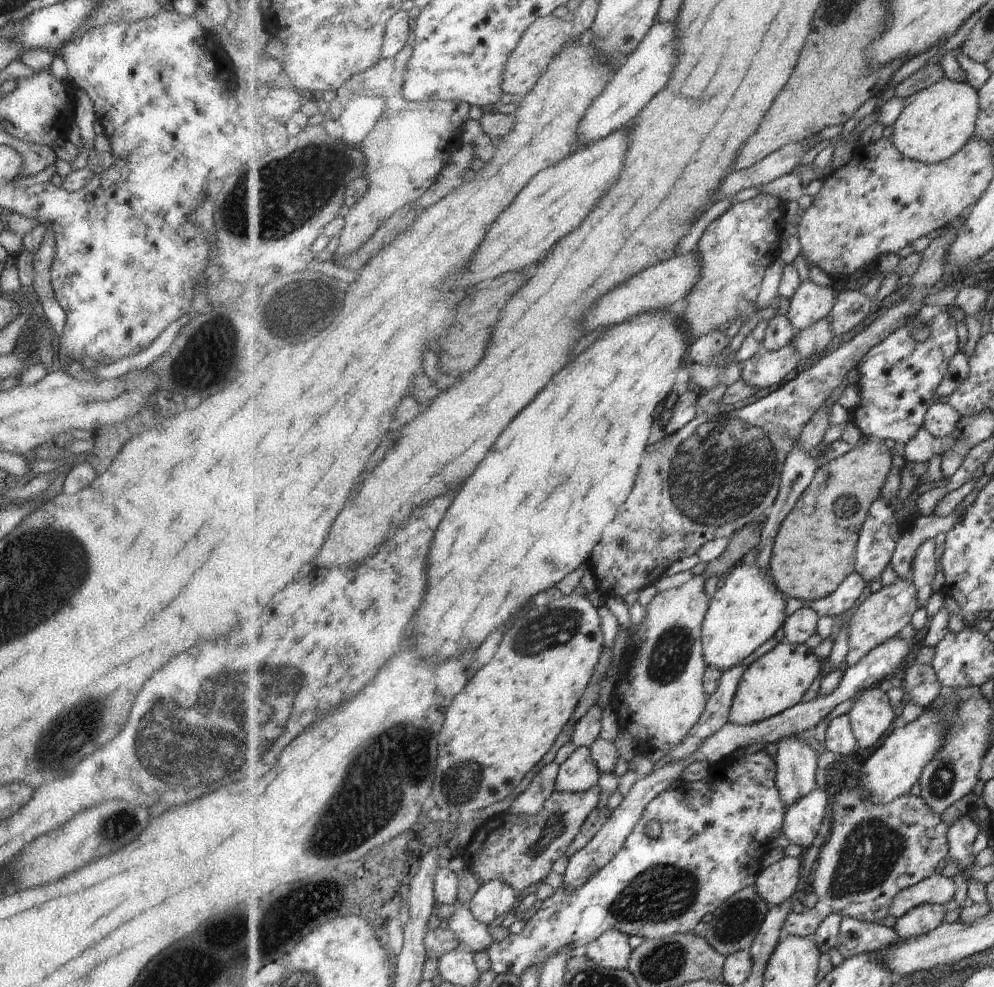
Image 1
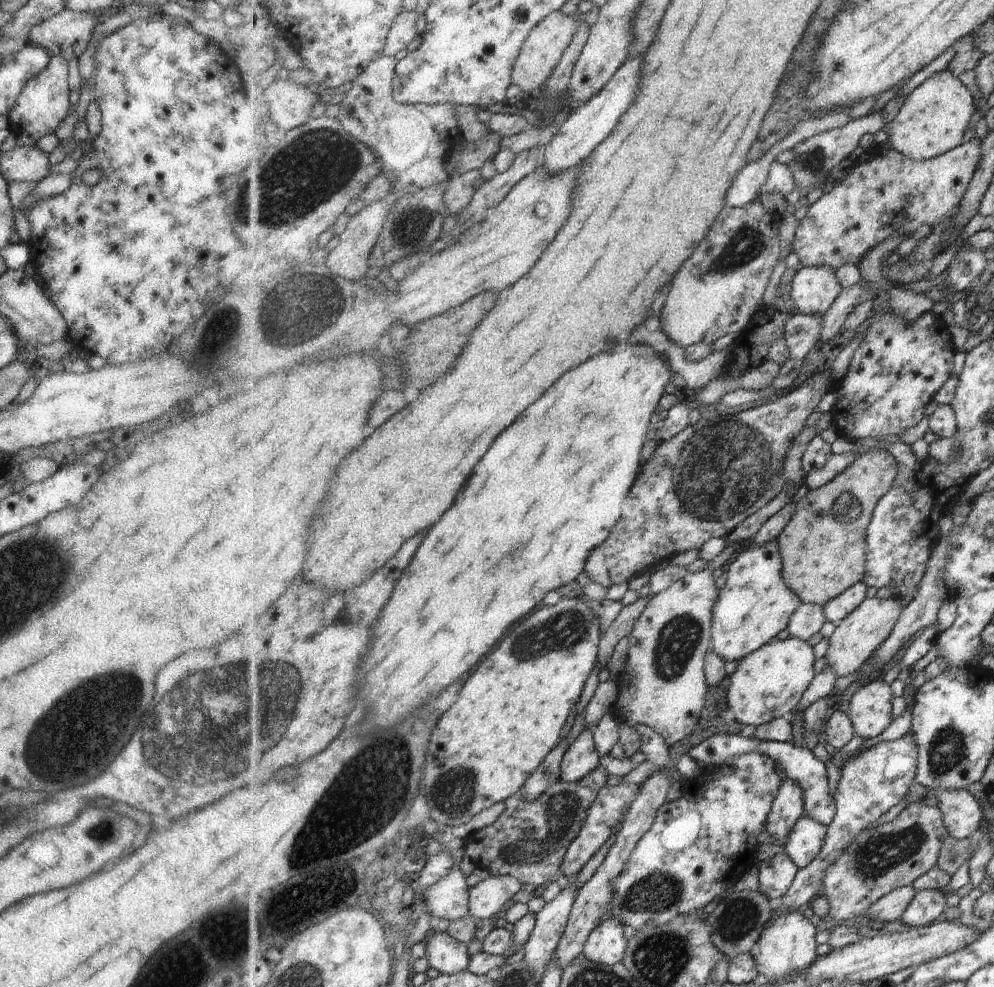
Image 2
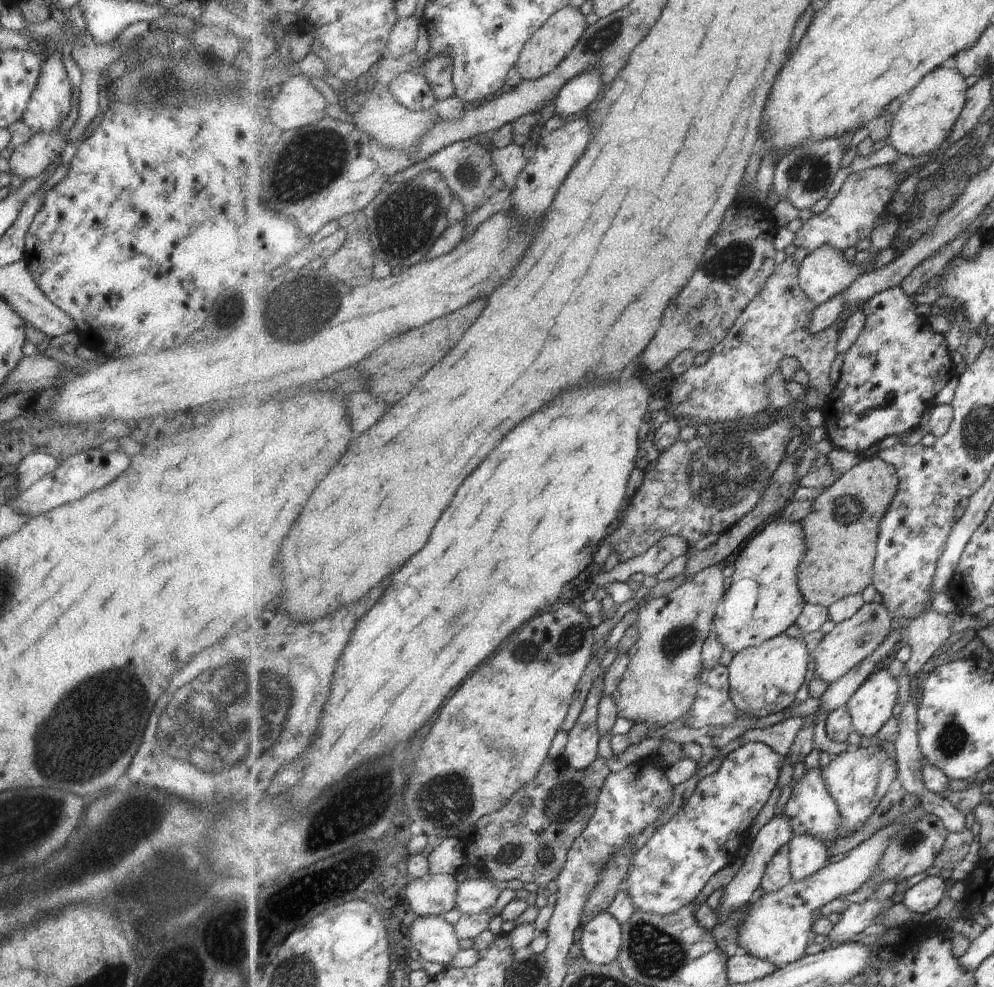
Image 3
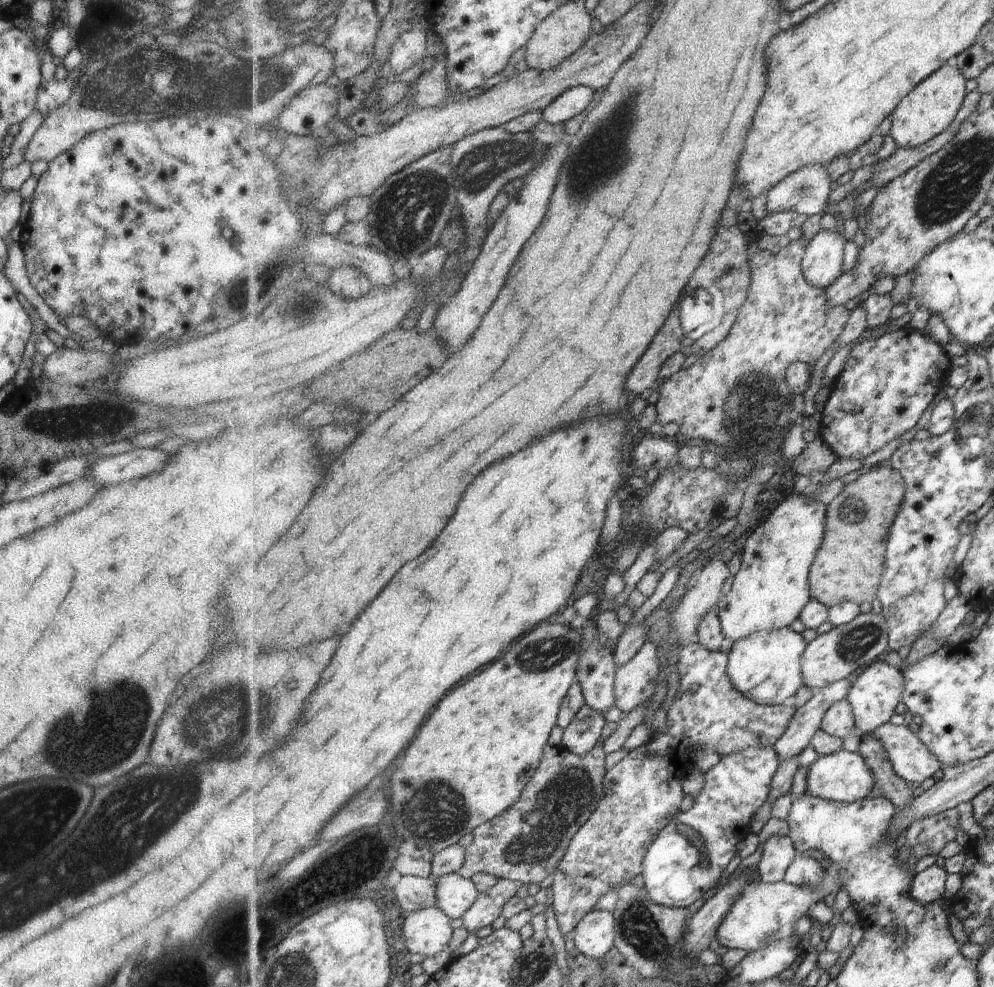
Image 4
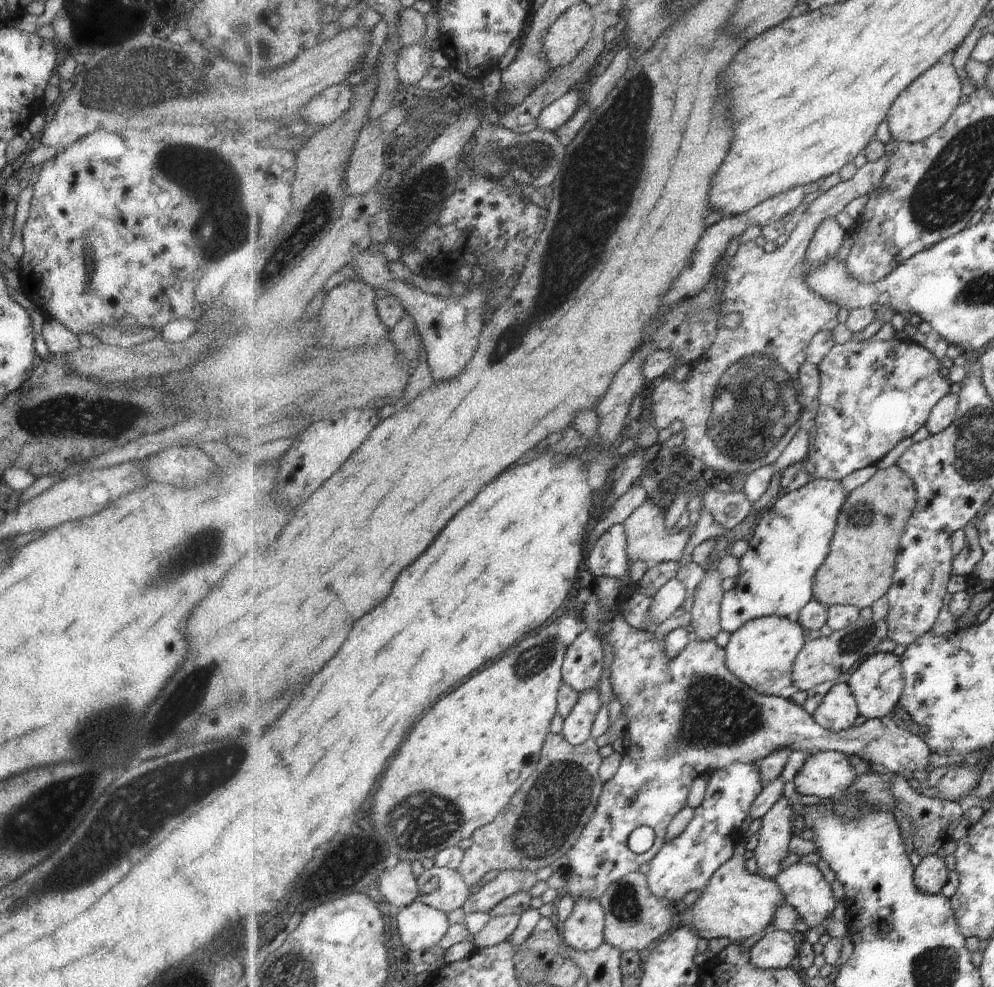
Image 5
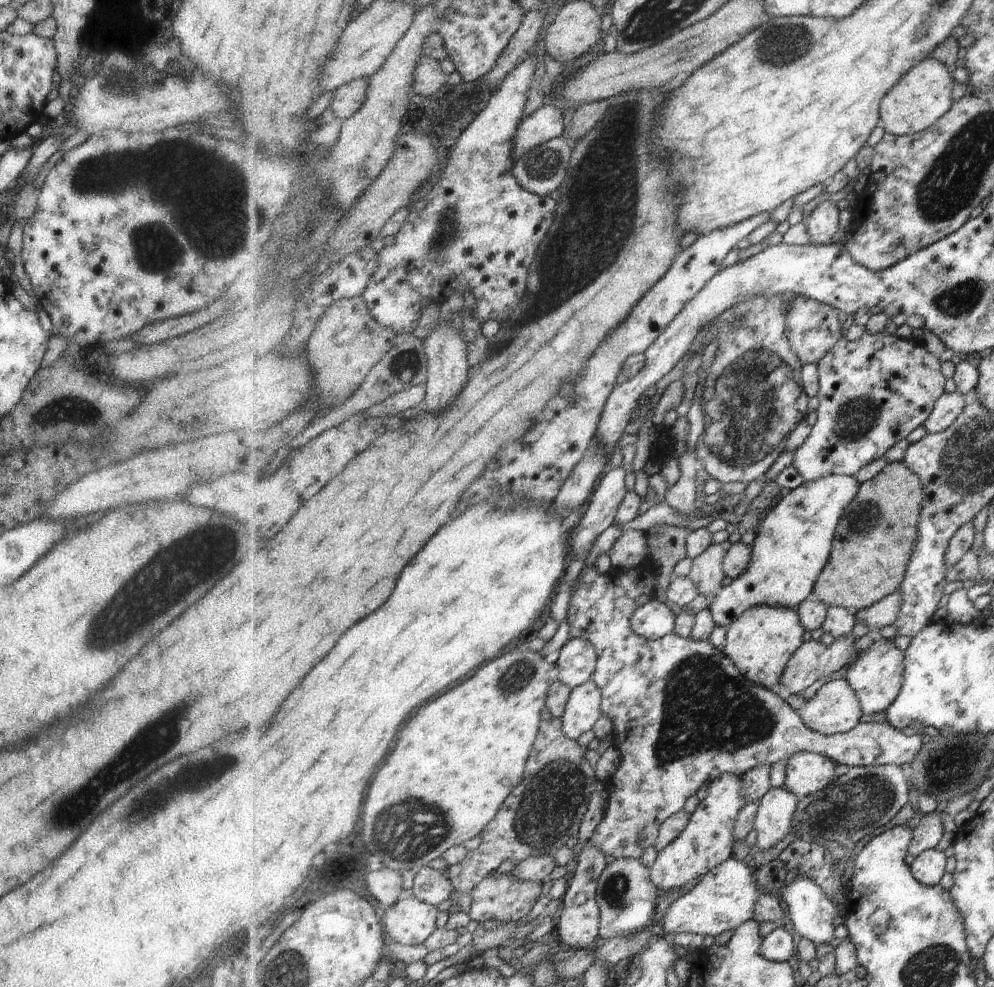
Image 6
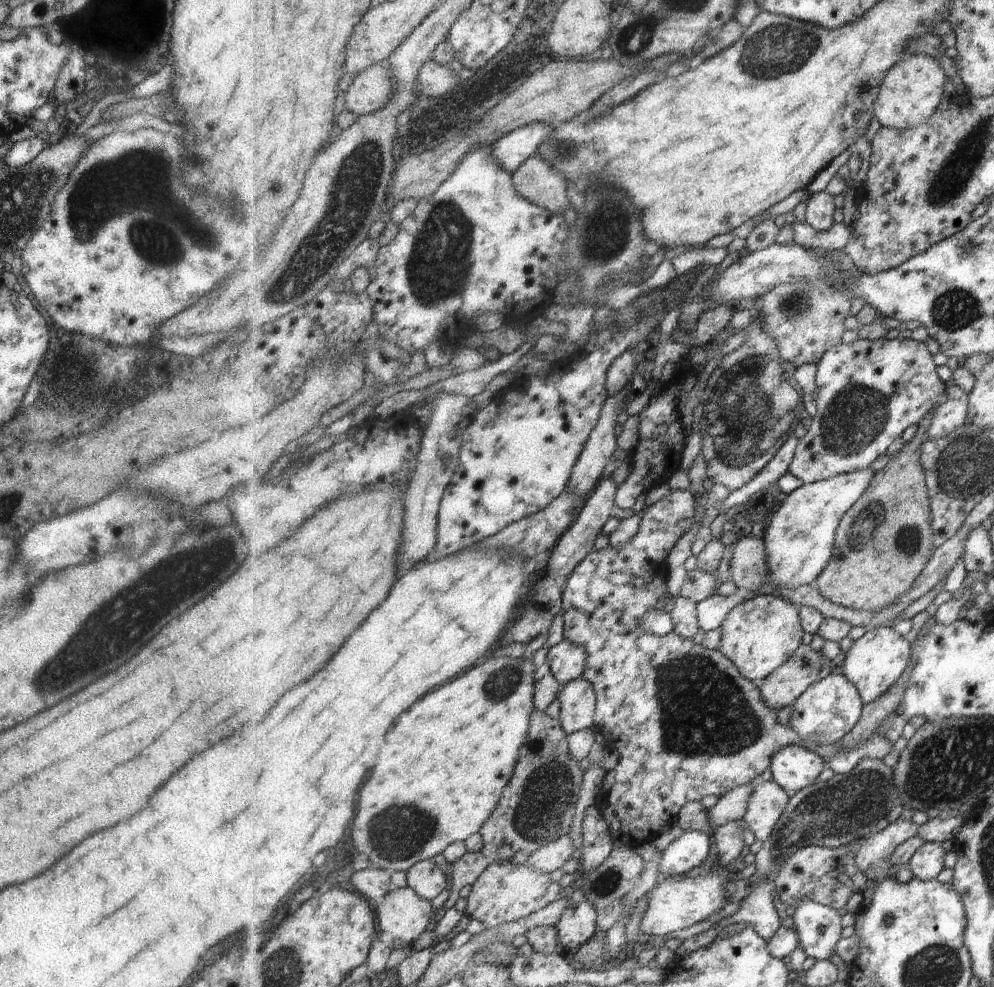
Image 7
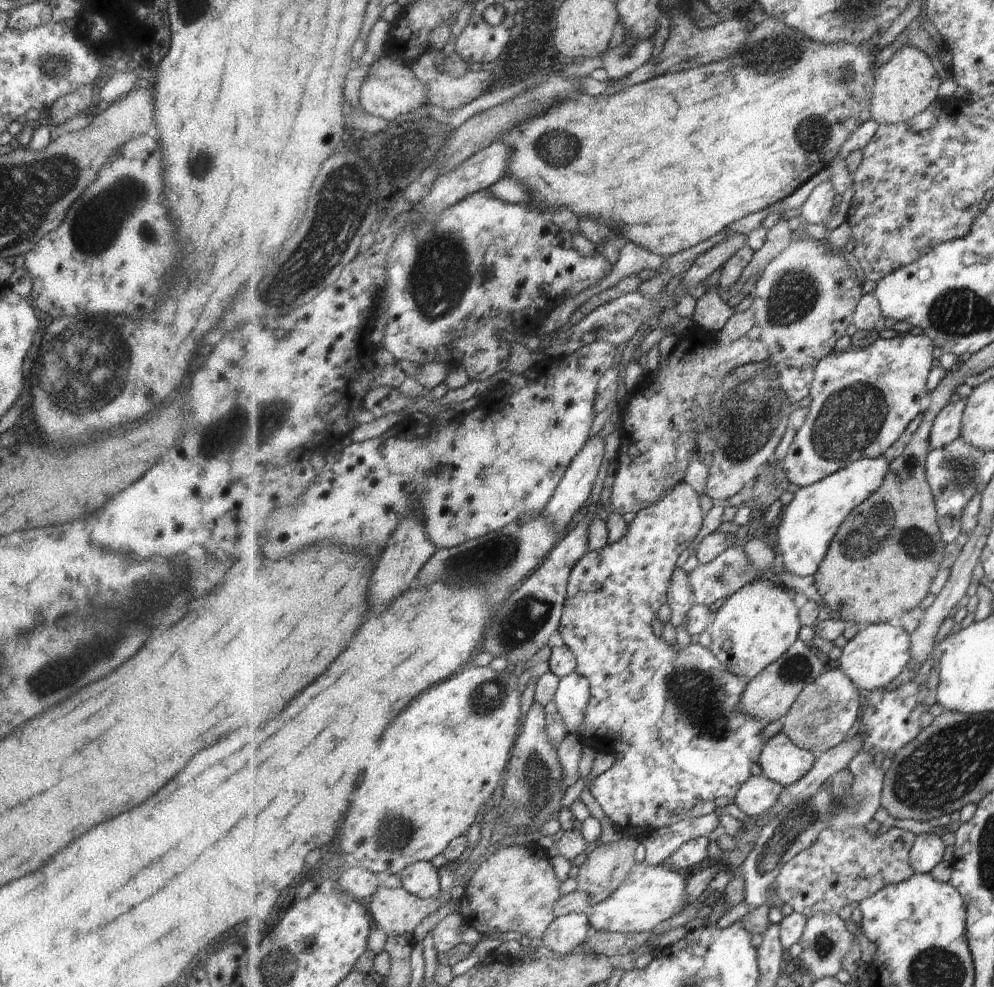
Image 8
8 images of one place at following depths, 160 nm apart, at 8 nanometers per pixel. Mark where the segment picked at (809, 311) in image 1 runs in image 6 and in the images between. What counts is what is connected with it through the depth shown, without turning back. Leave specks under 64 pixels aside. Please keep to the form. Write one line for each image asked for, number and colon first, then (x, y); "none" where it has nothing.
2: (815, 289)
3: (824, 273)
4: (823, 263)
5: (828, 239)
6: (822, 224)

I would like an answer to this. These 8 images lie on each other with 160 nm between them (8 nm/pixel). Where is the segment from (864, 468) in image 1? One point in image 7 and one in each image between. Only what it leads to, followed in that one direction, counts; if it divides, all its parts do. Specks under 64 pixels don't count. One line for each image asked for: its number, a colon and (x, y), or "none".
2: (823, 547)
3: (842, 530)
4: (850, 566)
5: (859, 571)
6: (873, 545)
7: (883, 544)

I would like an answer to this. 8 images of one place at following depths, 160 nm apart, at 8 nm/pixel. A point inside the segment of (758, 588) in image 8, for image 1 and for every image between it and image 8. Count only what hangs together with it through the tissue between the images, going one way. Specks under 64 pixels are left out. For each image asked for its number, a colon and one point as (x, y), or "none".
1: (776, 682)
2: (768, 684)
3: (765, 679)
4: (766, 667)
5: (761, 653)
6: (762, 641)
7: (759, 635)

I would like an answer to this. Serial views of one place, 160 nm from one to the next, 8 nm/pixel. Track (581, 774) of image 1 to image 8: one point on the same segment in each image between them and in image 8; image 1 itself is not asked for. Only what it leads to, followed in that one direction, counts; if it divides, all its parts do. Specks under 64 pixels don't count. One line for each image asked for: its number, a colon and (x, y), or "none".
2: (581, 759)
3: (581, 751)
4: (583, 733)
5: (578, 726)
6: (584, 707)
7: (579, 701)
8: (573, 696)

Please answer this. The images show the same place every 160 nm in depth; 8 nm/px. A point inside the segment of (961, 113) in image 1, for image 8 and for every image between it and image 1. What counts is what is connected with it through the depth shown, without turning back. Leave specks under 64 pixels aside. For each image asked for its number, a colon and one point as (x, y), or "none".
2: (933, 120)
3: (924, 121)
4: (930, 109)
5: (926, 106)
6: (924, 95)
7: (912, 92)
8: (907, 84)

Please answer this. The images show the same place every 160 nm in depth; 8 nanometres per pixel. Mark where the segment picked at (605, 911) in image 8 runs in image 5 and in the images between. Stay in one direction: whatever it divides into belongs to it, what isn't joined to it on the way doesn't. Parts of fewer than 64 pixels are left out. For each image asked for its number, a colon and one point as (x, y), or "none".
5: (737, 904)
6: (725, 898)
7: (676, 903)

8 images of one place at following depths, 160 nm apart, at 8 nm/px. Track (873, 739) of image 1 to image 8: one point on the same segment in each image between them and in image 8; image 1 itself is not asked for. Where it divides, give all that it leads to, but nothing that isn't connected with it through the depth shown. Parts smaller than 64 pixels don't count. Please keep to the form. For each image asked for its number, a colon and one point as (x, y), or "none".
2: (871, 708)
3: (871, 708)
4: (876, 693)
5: (877, 683)
6: (876, 674)
7: (875, 662)
8: (877, 654)

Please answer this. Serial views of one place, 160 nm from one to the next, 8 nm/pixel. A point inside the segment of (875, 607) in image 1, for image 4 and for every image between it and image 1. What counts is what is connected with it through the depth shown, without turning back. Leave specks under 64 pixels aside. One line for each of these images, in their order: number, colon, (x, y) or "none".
2: (854, 640)
3: (849, 643)
4: (830, 657)

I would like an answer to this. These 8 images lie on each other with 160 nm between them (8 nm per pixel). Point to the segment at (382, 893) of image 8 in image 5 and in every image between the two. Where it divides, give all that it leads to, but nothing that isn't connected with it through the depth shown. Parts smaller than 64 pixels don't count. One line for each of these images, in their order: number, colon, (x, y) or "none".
5: (420, 926)
6: (410, 921)
7: (403, 914)

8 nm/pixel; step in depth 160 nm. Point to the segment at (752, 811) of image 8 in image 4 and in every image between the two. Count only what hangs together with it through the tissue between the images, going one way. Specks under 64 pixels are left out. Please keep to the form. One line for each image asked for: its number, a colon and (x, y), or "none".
4: (779, 852)
5: (775, 835)
6: (775, 819)
7: (767, 803)

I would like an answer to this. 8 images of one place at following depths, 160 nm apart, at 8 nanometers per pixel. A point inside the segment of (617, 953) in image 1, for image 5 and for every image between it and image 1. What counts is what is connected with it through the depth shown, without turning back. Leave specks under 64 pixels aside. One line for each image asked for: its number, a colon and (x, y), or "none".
2: (607, 944)
3: (601, 938)
4: (594, 936)
5: (584, 928)

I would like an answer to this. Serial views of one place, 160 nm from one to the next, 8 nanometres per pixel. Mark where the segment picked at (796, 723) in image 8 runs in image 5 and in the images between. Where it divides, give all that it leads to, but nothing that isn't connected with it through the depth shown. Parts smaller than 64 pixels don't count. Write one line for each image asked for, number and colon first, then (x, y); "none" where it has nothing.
5: (839, 709)
6: (835, 708)
7: (830, 708)

